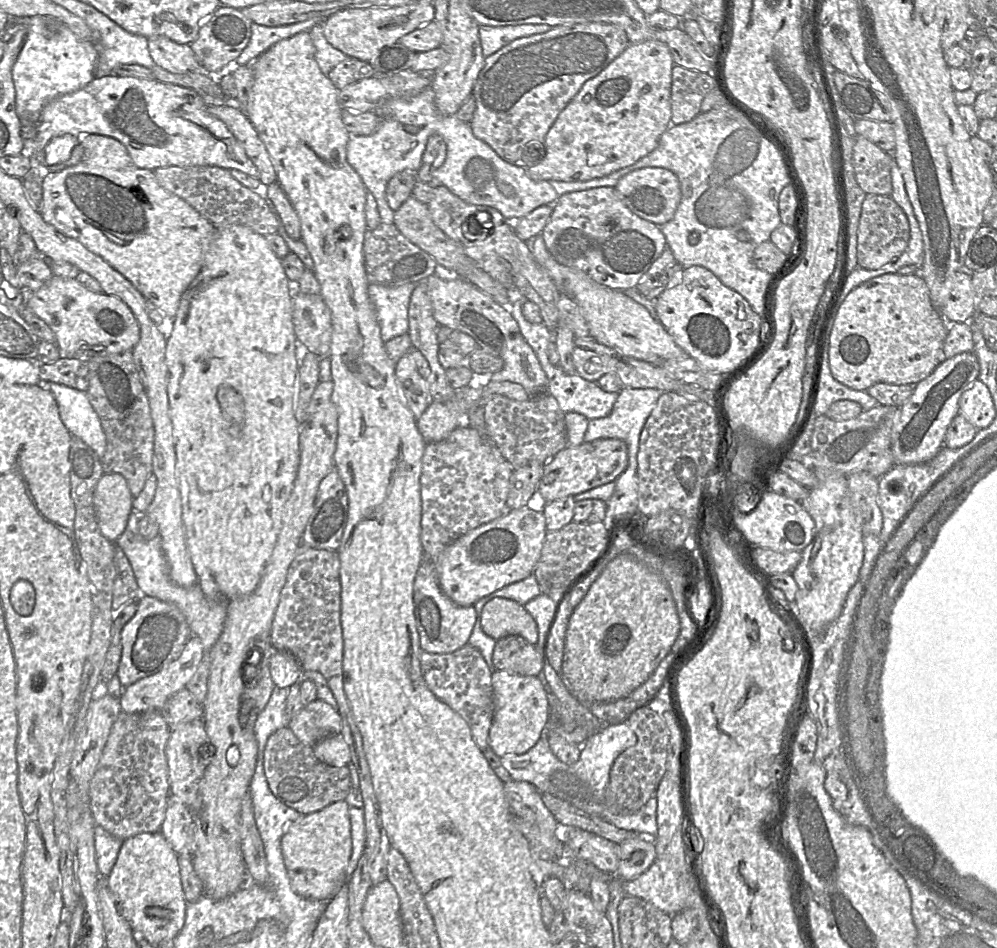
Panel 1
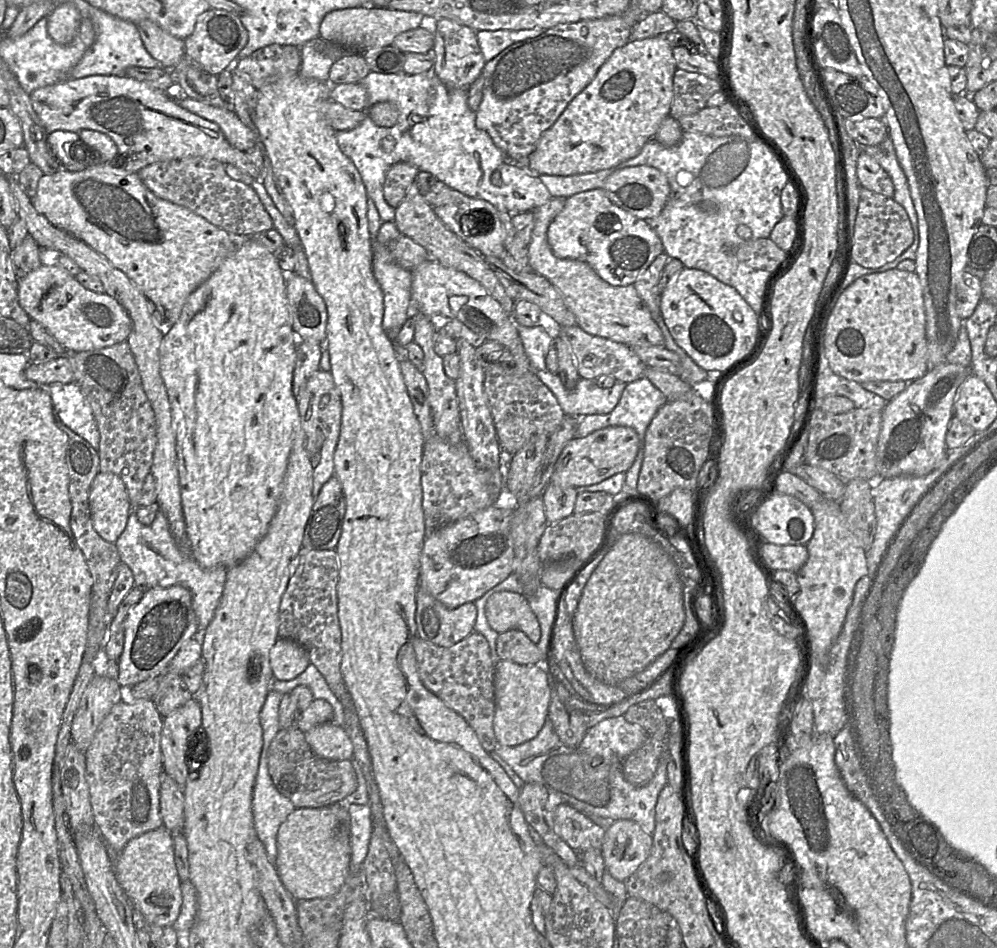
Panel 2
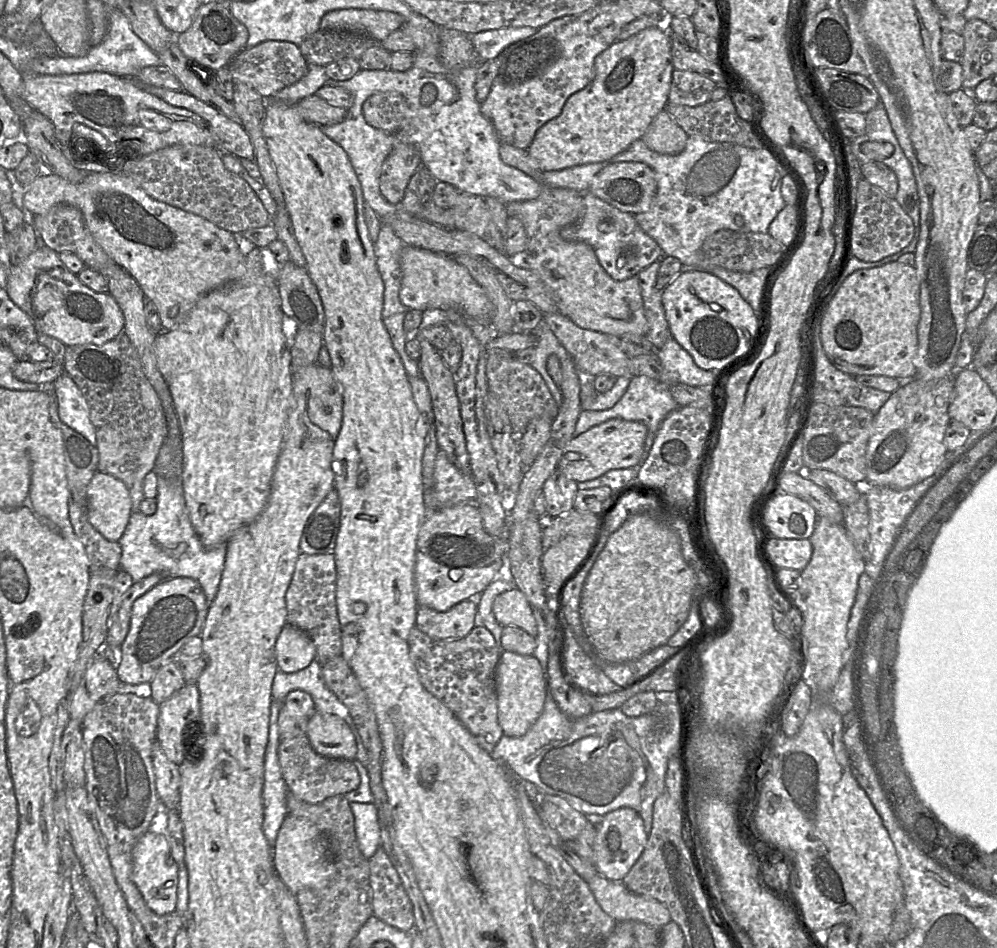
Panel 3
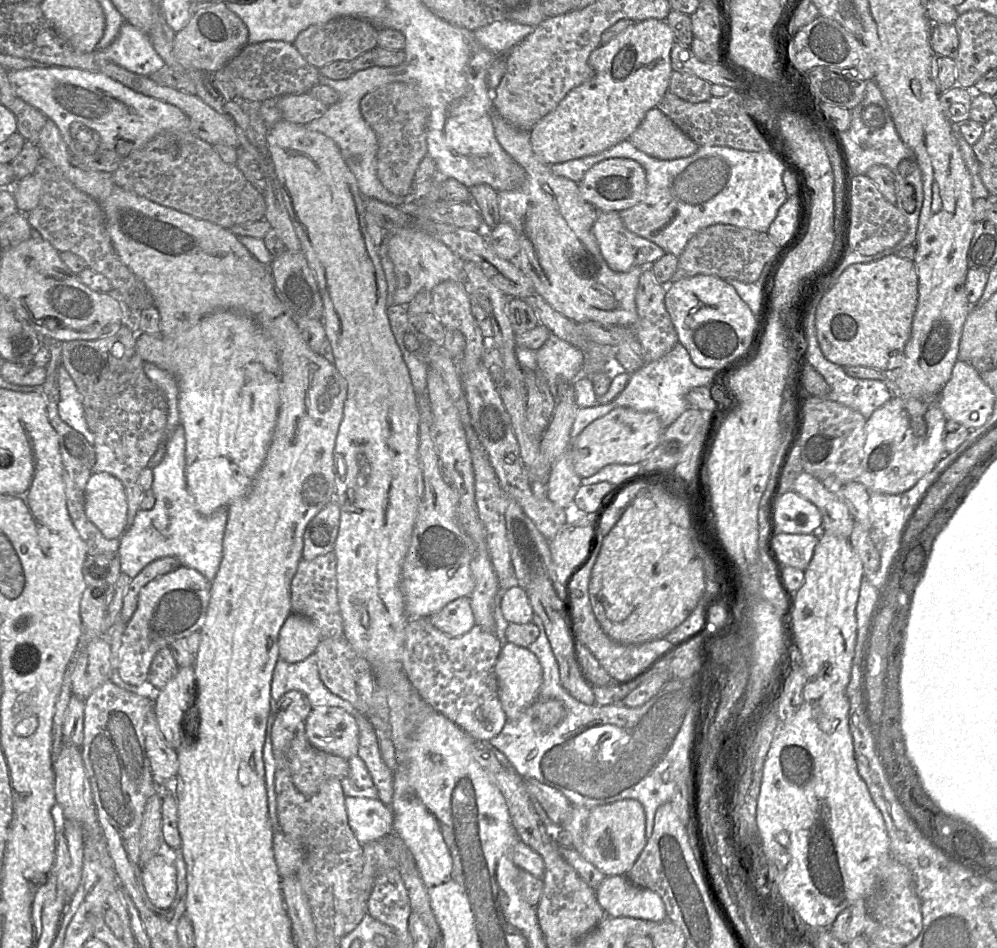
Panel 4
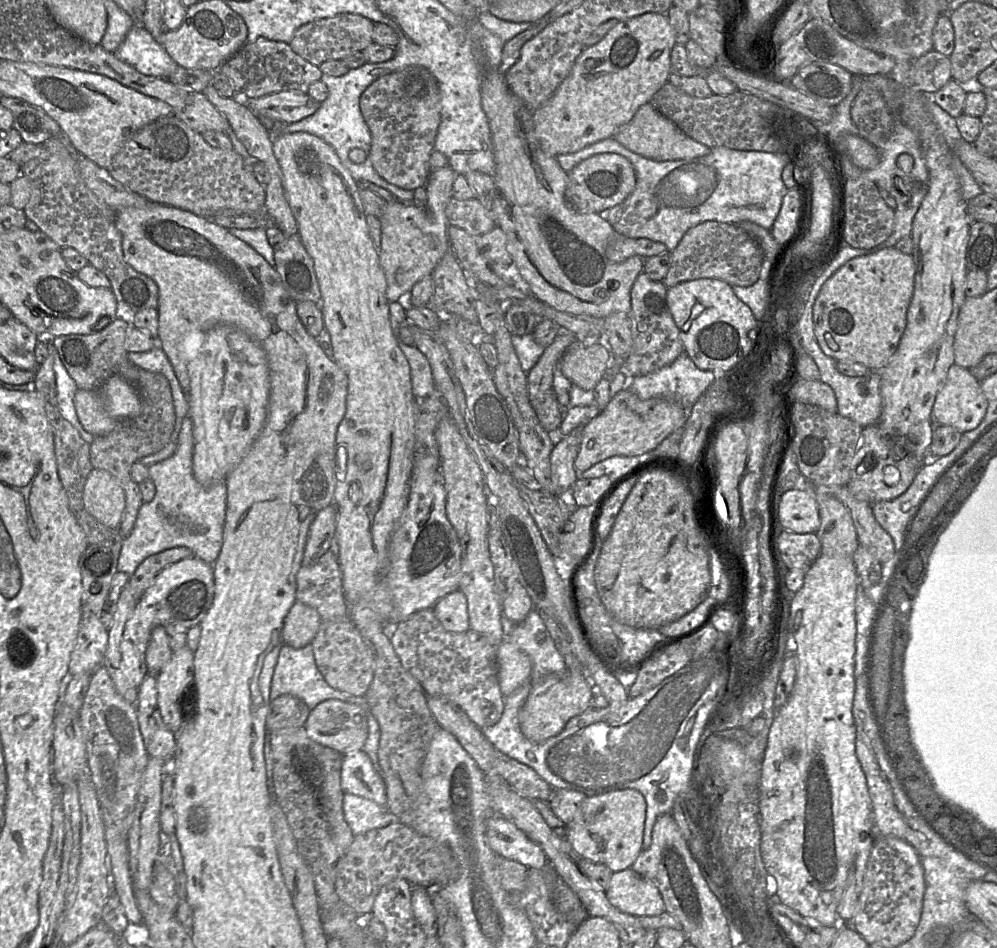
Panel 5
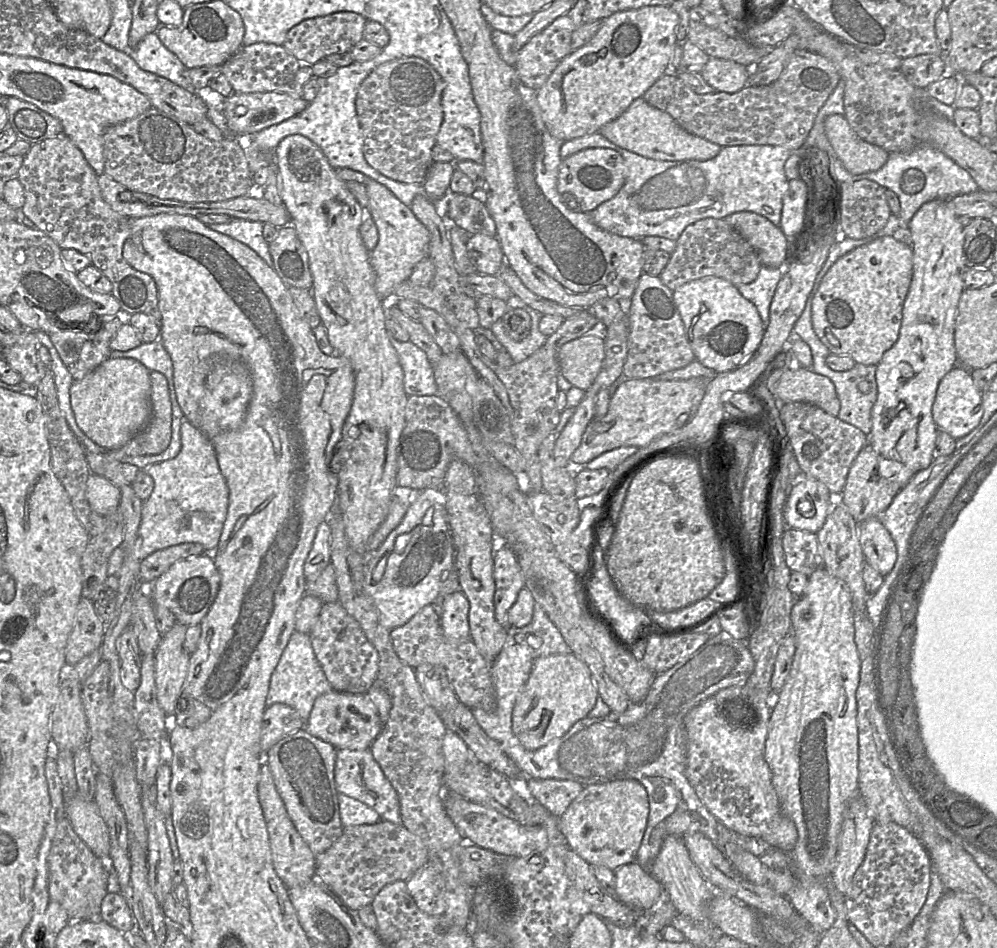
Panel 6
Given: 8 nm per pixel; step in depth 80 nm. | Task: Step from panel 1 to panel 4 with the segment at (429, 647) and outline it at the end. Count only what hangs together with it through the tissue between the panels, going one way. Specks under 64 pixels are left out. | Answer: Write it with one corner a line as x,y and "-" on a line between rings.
459,597
429,617
430,622
448,636
459,637
476,624
469,597

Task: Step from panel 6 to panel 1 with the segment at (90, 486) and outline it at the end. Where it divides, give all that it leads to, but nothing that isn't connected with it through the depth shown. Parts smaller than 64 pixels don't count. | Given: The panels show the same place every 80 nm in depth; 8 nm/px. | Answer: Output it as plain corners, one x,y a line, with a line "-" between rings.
104,473
99,479
93,494
93,505
100,532
114,543
124,532
129,515
133,511
132,496
126,479
119,473

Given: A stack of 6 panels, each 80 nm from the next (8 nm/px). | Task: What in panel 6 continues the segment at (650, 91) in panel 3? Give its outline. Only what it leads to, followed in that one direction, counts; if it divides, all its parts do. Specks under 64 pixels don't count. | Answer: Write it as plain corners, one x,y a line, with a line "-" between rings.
645,6
636,10
616,12
603,21
593,39
585,46
572,52
565,57
557,68
553,71
546,83
537,91
537,102
541,109
541,115
547,130
552,136
562,141
569,141
586,135
599,132
607,123
617,119
637,98
643,97
644,93
663,75
670,72
671,60
677,43
676,27
678,25
678,15
669,6

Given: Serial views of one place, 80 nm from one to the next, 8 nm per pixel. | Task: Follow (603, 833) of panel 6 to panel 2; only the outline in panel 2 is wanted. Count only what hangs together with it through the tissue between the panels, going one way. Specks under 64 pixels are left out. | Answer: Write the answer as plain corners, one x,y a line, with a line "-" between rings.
616,820
605,829
601,853
605,870
624,882
647,859
652,837
632,820

